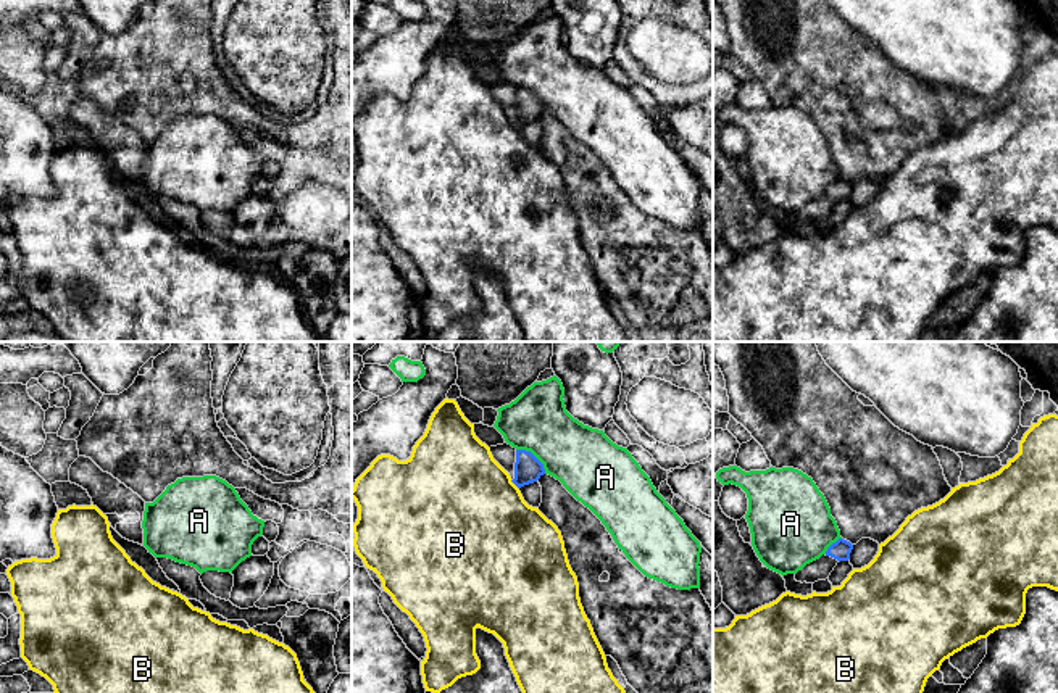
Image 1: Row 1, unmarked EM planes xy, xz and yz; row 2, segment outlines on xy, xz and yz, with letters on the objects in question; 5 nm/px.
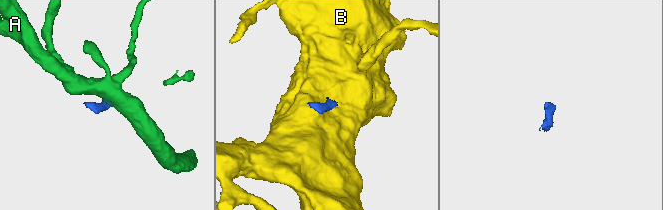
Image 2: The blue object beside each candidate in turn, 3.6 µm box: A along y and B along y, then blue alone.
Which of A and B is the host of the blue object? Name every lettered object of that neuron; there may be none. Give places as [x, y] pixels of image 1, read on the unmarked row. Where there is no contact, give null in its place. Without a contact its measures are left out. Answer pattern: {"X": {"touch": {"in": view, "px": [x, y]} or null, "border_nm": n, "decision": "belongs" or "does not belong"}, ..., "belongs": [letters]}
{"A": {"touch": {"in": "xz", "px": [534, 95]}, "border_nm": 200, "decision": "does not belong"}, "B": {"touch": {"in": "xz", "px": [515, 123]}, "border_nm": 60, "decision": "does not belong"}, "belongs": []}

